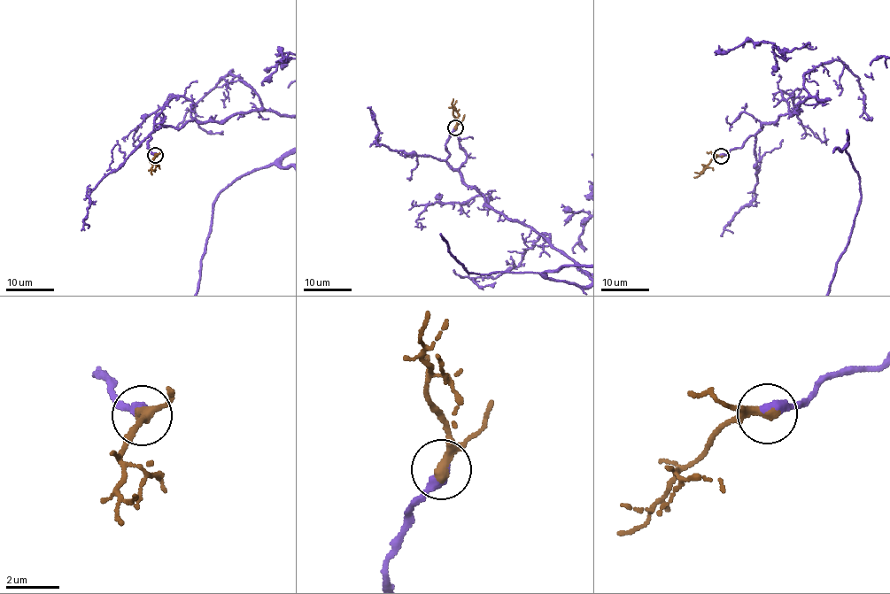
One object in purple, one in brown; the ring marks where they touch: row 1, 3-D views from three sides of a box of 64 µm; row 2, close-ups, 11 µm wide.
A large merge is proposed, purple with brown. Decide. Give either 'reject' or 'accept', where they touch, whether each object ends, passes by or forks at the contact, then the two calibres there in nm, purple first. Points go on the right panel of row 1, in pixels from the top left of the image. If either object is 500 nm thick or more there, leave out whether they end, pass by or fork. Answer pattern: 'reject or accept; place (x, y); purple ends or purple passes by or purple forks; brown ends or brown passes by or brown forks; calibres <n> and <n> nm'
accept; place (721, 156); purple ends; brown passes by; calibres 440 and 280 nm

